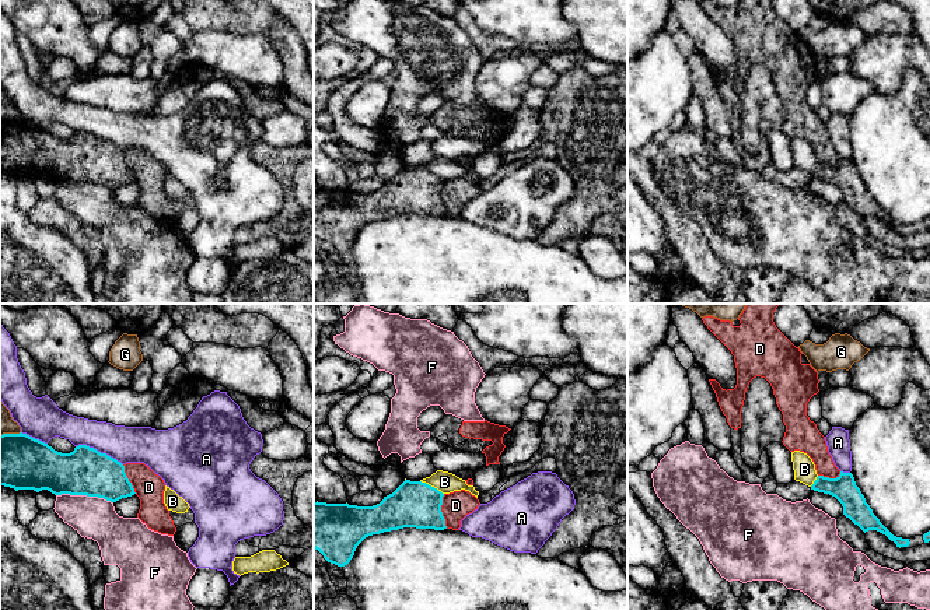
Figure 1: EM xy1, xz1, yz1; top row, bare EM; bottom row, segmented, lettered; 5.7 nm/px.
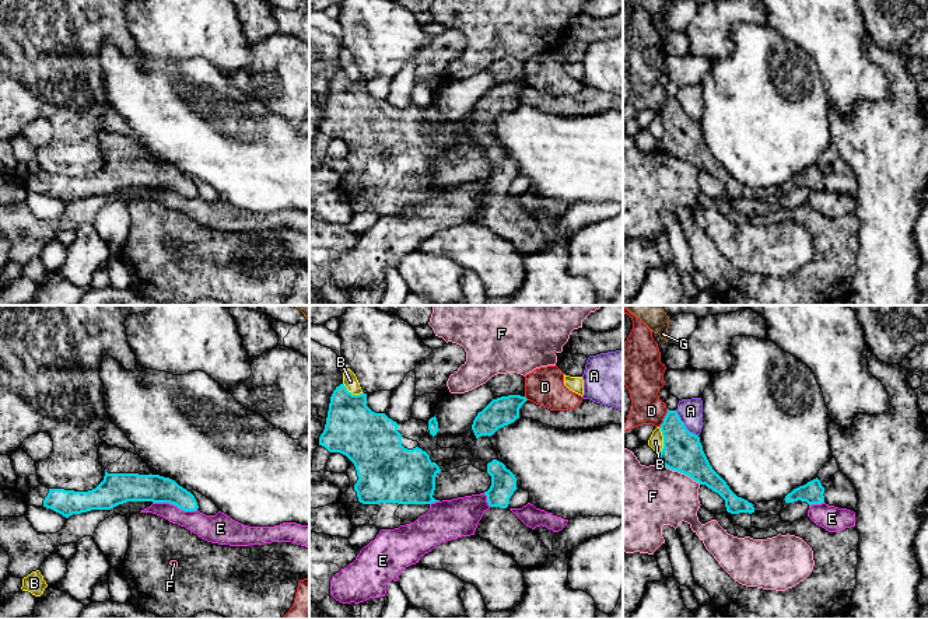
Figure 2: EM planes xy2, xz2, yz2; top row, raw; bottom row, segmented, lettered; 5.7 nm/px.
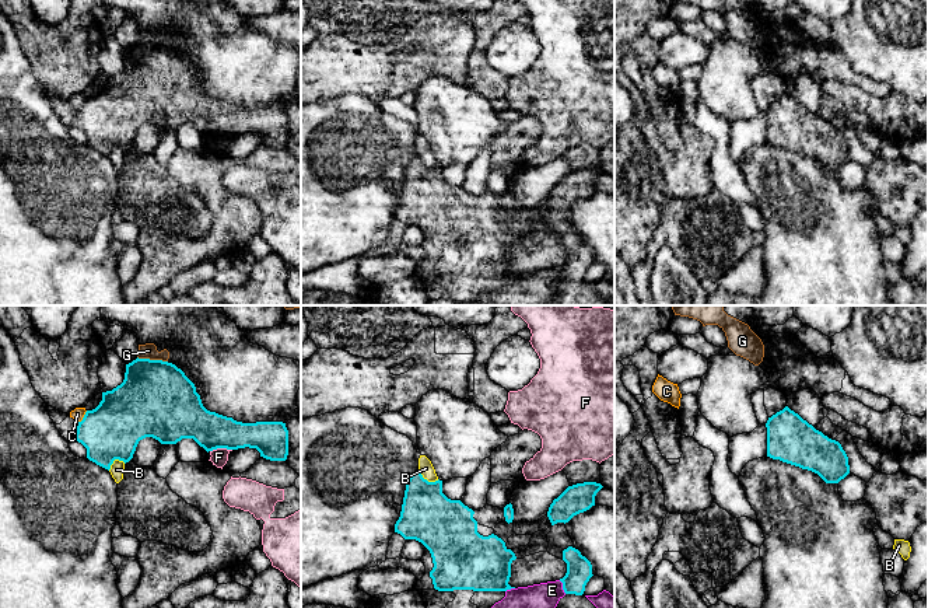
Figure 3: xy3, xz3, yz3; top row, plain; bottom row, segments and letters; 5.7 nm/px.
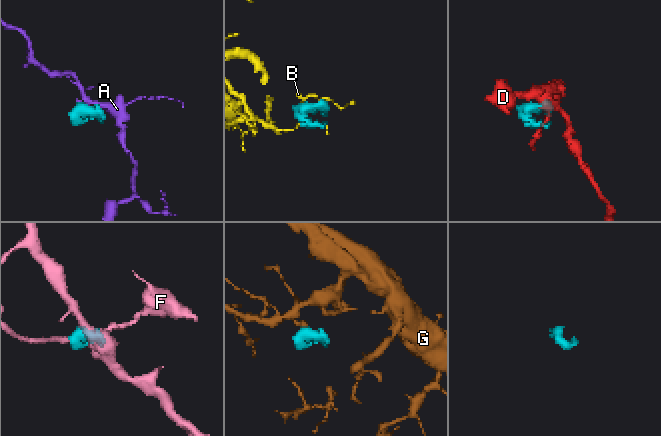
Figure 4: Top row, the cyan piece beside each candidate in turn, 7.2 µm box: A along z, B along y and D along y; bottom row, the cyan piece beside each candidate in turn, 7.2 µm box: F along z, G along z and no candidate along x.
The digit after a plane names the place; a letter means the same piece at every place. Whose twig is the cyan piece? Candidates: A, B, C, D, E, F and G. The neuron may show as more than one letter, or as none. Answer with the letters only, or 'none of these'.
none of these

